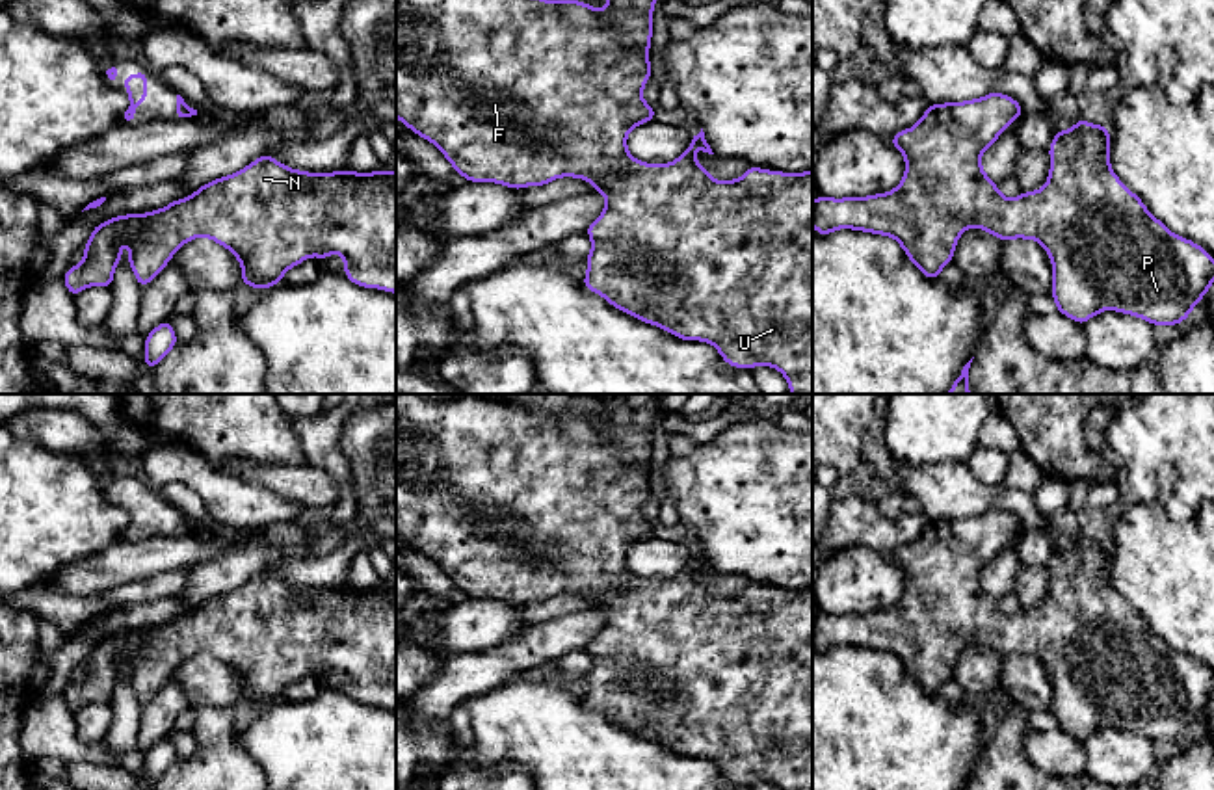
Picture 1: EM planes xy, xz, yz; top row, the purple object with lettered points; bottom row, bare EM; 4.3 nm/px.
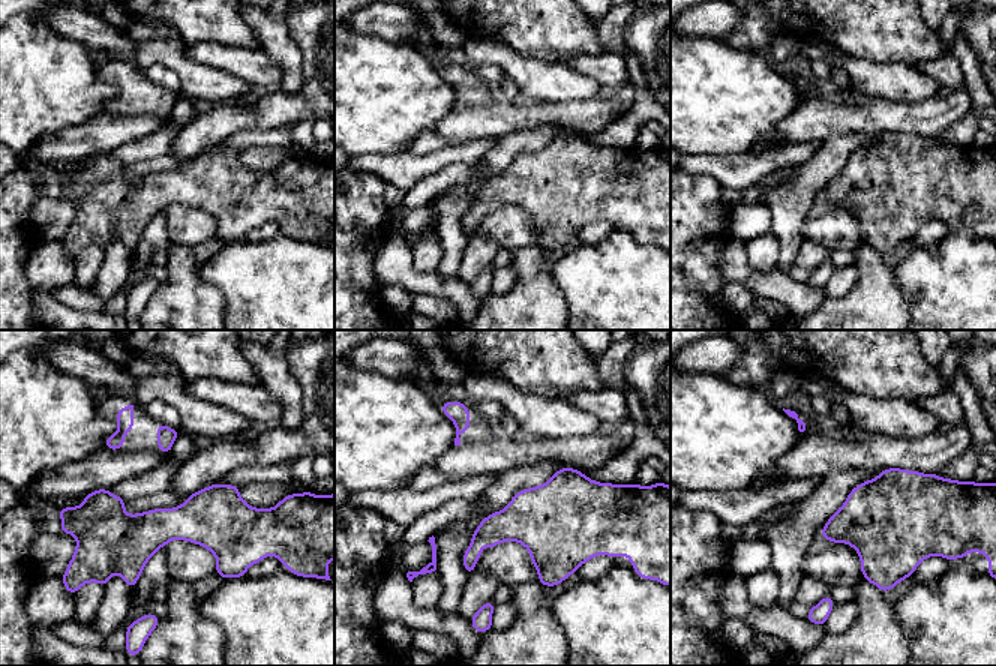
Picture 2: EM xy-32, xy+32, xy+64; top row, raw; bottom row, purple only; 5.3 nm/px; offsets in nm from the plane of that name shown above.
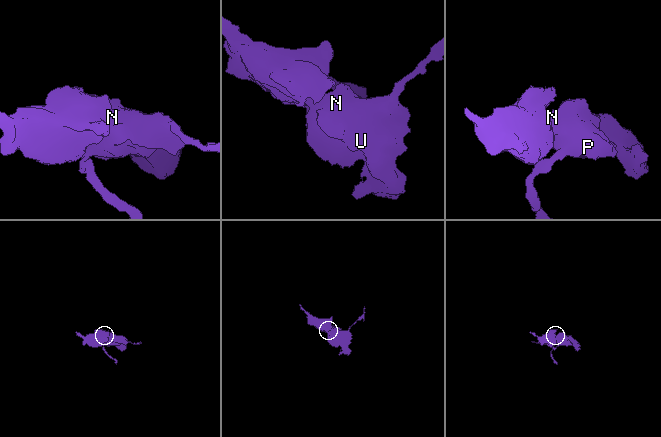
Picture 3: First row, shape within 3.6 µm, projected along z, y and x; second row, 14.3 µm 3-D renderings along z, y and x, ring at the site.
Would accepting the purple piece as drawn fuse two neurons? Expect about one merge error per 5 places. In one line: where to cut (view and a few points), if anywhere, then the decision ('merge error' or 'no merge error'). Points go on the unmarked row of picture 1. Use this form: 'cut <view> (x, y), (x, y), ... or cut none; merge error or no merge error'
cut none; no merge error

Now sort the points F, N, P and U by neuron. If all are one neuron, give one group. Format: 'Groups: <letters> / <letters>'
Groups: F N P U

